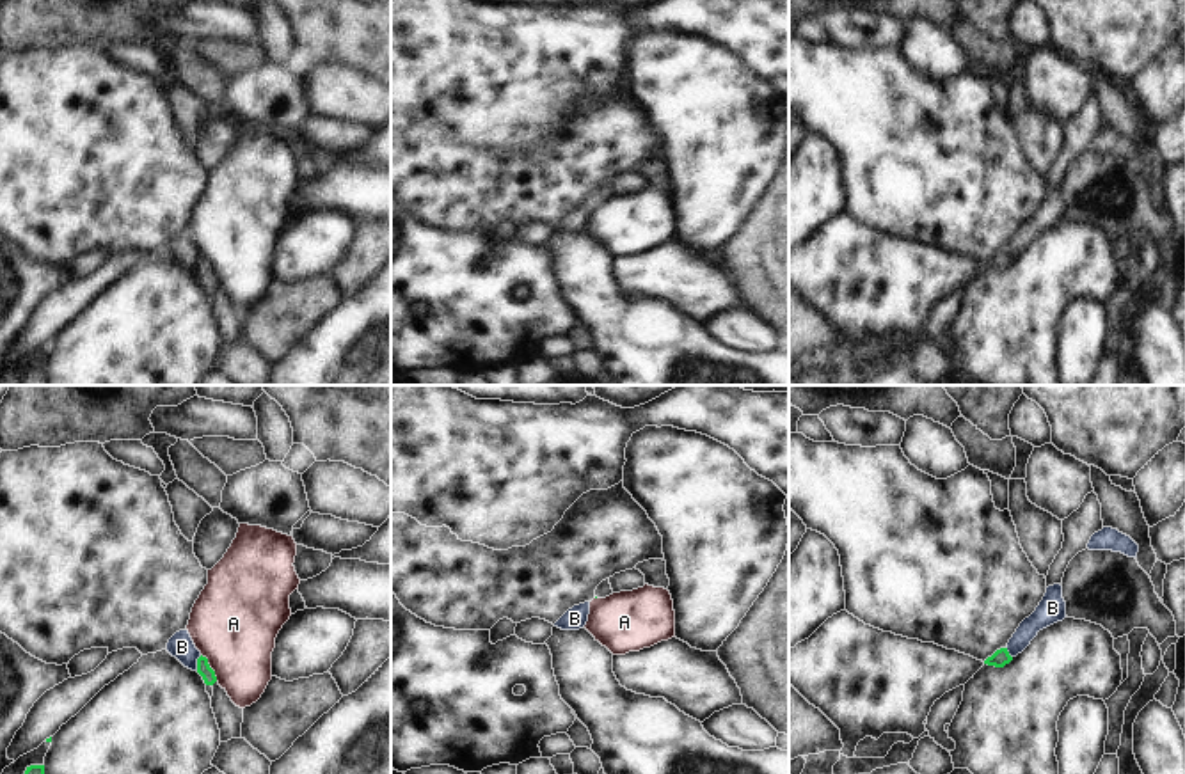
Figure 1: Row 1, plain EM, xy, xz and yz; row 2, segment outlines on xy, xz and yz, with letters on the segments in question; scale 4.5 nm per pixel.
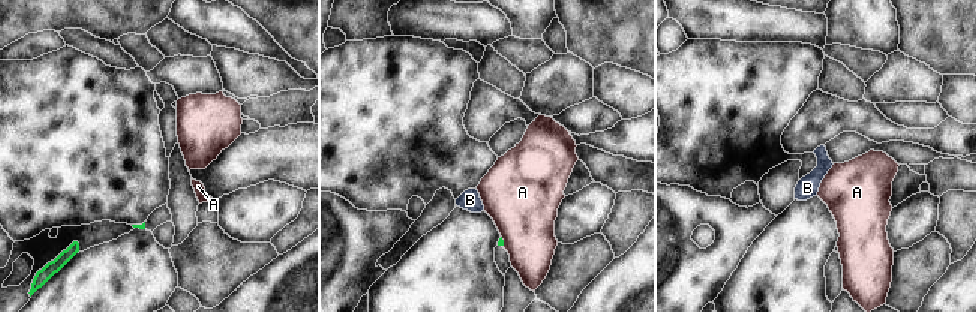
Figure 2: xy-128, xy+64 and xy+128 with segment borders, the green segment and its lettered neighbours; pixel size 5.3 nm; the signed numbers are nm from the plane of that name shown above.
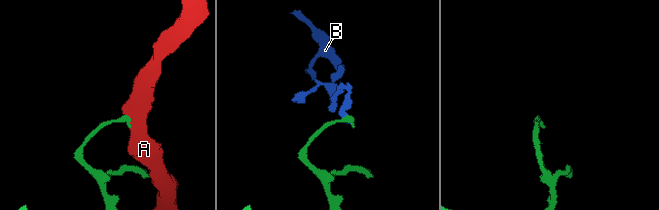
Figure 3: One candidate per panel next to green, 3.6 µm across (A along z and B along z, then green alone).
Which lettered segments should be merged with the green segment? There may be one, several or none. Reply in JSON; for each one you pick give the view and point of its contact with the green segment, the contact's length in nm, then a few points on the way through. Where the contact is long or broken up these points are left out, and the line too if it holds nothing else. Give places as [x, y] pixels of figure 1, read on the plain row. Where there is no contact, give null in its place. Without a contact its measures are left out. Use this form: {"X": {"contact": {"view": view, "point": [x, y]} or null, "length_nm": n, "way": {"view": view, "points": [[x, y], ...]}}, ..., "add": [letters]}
{"add": []}

